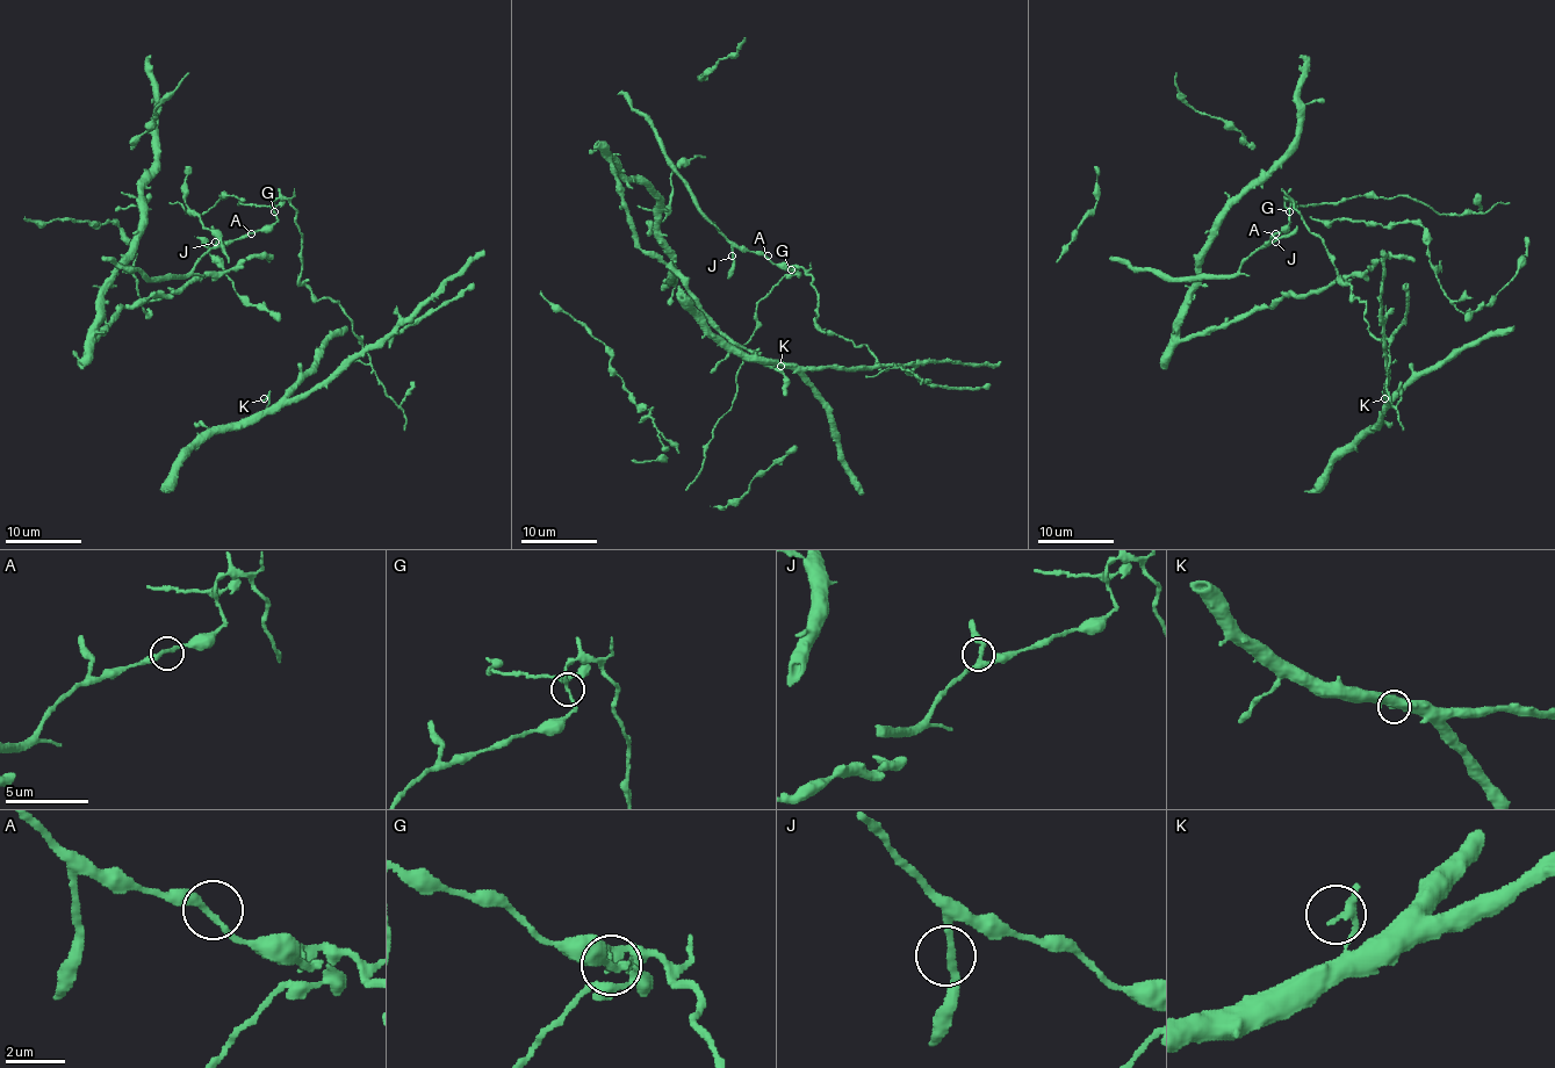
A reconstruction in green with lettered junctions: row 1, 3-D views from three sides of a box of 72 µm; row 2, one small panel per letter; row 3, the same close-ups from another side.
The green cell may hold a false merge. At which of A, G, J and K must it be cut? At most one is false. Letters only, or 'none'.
G

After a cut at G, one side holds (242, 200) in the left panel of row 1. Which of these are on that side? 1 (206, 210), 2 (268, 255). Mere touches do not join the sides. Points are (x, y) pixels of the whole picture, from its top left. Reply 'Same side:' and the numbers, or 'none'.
Same side: 1

